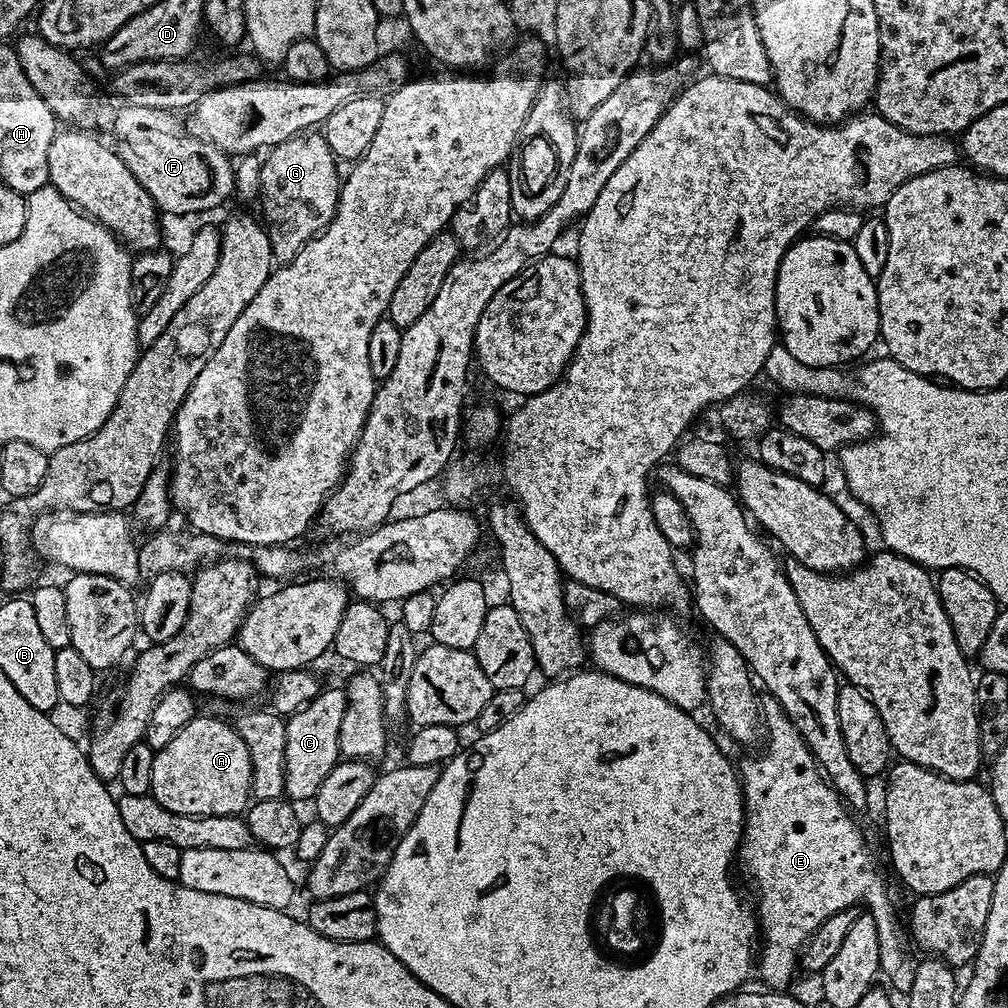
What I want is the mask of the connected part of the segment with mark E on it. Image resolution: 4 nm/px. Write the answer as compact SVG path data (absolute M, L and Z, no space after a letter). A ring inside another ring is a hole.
M768 698L762 704L762 719L766 729L766 739L757 756L752 756L744 765L739 765L738 775L744 790L744 836L740 839L738 864L744 867L746 875L756 887L756 896L760 899L758 908L758 932L762 943L758 948L758 976L765 980L772 990L784 990L789 987L792 975L798 972L798 957L805 944L826 918L839 912L849 911L859 900L872 904L870 911L878 926L880 943L880 967L883 975L888 975L887 983L907 994L914 986L915 959L908 957L908 948L904 945L906 932L900 929L896 916L892 913L892 900L884 893L884 884L876 877L872 869L872 860L868 857L868 844L860 833L860 828L851 820L850 809L840 795L833 790L825 775L816 763L814 754L806 746L802 734L790 722L777 700Z

